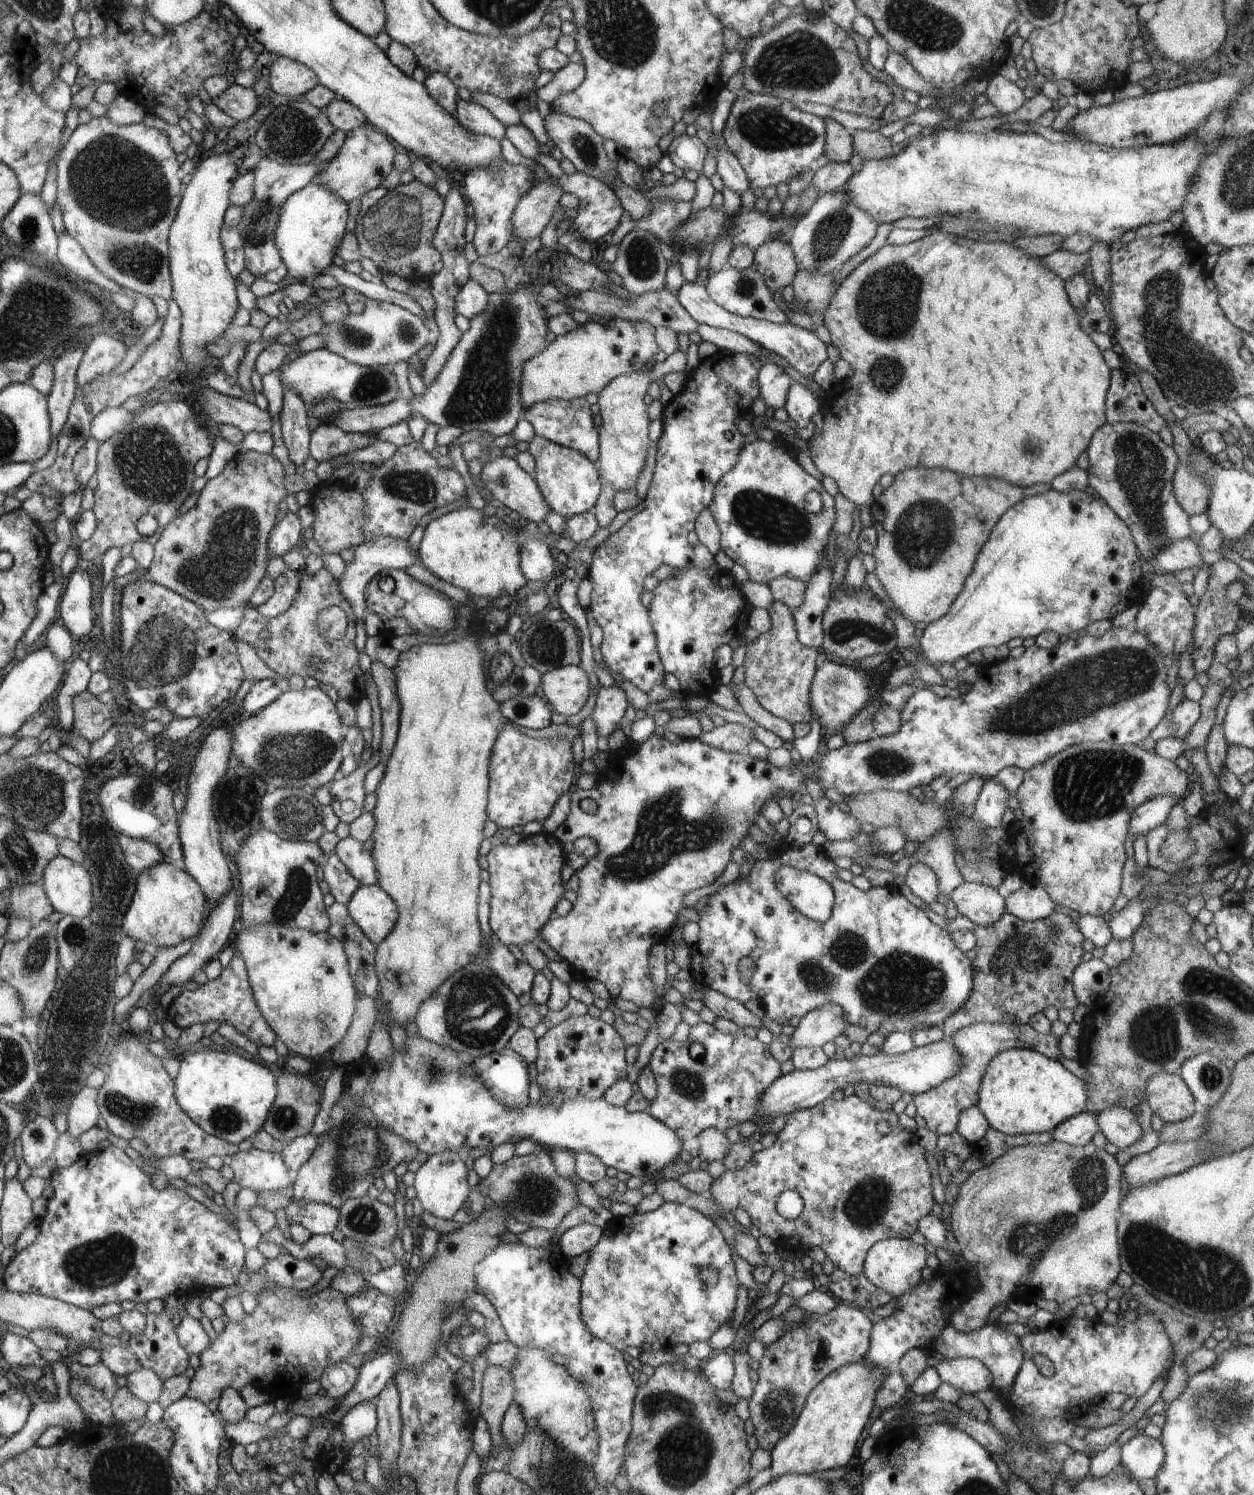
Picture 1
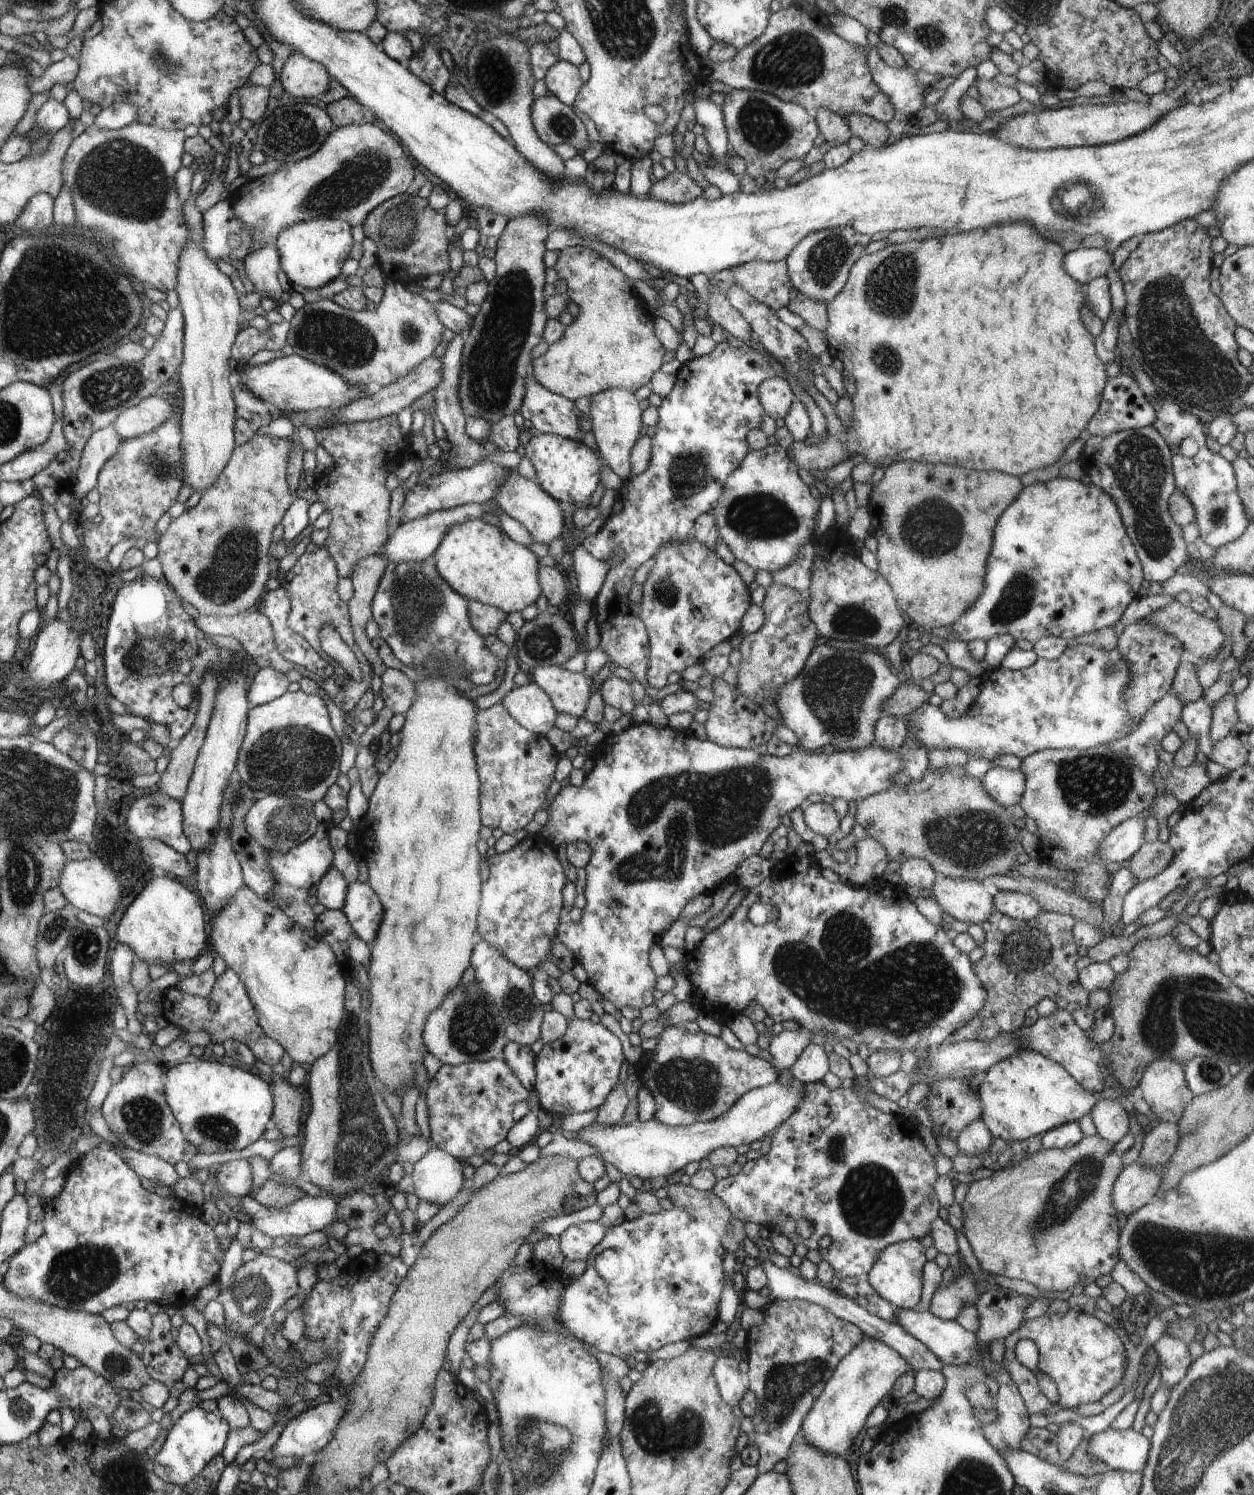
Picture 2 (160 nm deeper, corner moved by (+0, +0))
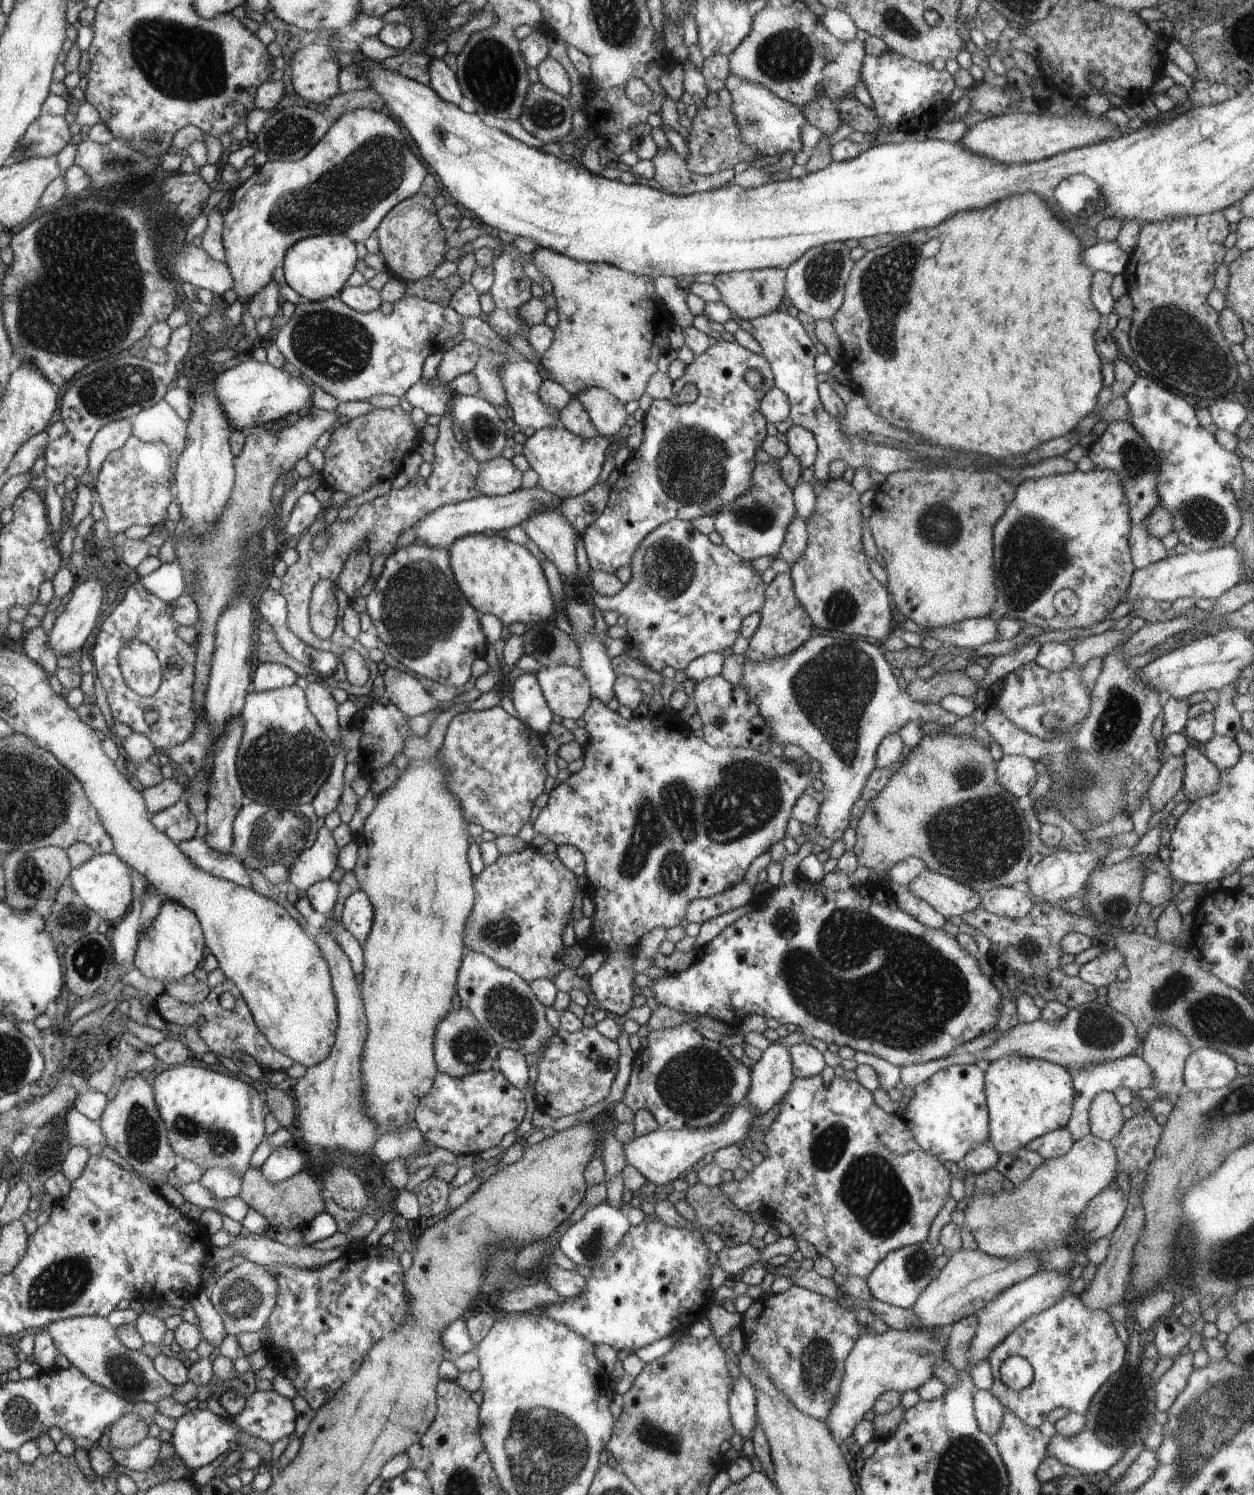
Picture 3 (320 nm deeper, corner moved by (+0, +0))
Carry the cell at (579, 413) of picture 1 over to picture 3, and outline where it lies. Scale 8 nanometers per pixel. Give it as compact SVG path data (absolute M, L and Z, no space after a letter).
M518 361L506 364L500 374L508 394L505 406L522 430L527 426L538 430L559 424L559 413L539 399L538 391L543 379L537 367L530 361Z

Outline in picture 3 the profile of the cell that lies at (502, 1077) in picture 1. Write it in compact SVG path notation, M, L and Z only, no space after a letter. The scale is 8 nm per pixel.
M496 1068L470 1073L461 1079L438 1071L436 1080L433 1082L432 1092L426 1093L426 1096L421 1098L414 1120L417 1121L418 1130L426 1141L433 1142L437 1147L450 1150L450 1152L478 1156L488 1148L499 1146L500 1141L508 1132L516 1131L524 1120L525 1112L524 1091L510 1084Z

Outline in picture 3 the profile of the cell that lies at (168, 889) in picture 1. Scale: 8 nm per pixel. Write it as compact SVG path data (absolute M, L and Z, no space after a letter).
M166 899L158 916L148 928L144 928L133 958L133 965L144 976L160 980L164 985L180 983L184 976L192 974L198 968L200 960L204 958L204 939L204 931L197 916L181 904Z

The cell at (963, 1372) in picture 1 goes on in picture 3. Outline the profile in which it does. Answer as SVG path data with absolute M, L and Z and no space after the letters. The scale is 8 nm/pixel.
M978 1389L973 1396L973 1405L978 1426L988 1435L994 1437L1002 1426L1005 1408L990 1392Z

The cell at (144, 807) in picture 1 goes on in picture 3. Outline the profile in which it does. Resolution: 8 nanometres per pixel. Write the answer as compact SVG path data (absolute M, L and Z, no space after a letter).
M182 794L175 805L152 815L154 826L165 832L175 843L194 838L198 820L190 810L186 794Z

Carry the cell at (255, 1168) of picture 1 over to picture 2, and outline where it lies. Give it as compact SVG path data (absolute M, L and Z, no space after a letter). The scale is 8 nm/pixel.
M232 1160L222 1163L217 1172L217 1184L224 1195L239 1199L250 1194L252 1175L248 1160Z

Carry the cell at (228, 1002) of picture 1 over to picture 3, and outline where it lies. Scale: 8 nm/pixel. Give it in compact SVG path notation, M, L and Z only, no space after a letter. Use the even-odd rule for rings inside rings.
M226 979L215 988L211 988L207 997L198 1003L181 1003L164 992L154 999L154 1008L161 1018L176 1030L186 1029L188 1026L196 1024L196 1022L202 1022L198 1028L198 1035L209 1046L209 1050L218 1057L232 1058L234 1052L242 1050L242 1052L250 1054L262 1070L270 1073L278 1072L278 1070L286 1071L287 1068L290 1068L294 1064L293 1059L276 1050L266 1040L264 1034L258 1030L245 997L241 994L235 982L230 979ZM223 992L230 992L234 996L236 1003L232 1010L224 1009L220 1005L219 998Z

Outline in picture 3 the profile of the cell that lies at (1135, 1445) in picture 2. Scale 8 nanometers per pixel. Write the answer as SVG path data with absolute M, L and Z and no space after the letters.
M1089 1430L1065 1437L1056 1433L1047 1443L1047 1456L1084 1473L1104 1476L1123 1454L1120 1446L1103 1443Z

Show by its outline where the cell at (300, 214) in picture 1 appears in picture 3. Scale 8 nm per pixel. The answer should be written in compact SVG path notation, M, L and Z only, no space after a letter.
M330 232L303 238L295 242L287 251L283 267L284 282L301 296L301 300L318 302L328 297L337 297L346 280L356 270L356 246L346 235Z

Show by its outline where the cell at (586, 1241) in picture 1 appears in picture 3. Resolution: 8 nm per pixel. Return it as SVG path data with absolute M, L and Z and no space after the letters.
M604 1201L602 1204L590 1207L580 1220L562 1231L556 1247L578 1266L595 1269L605 1263L602 1261L604 1258L608 1260L611 1257L614 1250L621 1245L631 1226L625 1211L614 1208L608 1201Z

